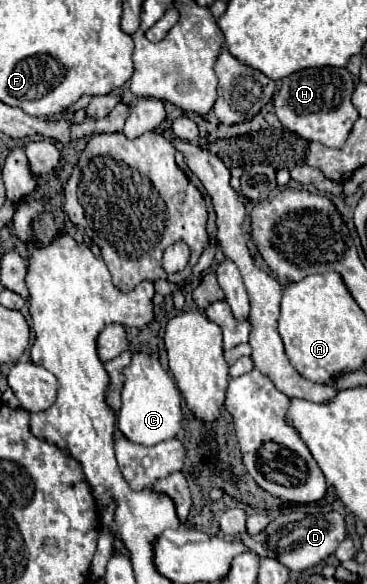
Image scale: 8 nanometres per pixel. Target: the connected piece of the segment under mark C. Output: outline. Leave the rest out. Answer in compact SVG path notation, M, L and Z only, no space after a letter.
M147 343L133 353L131 365L123 369L125 383L121 391L121 411L117 415L119 431L133 443L139 445L157 445L161 441L173 439L181 429L181 393L173 381L173 377L163 369L159 359L151 357Z

